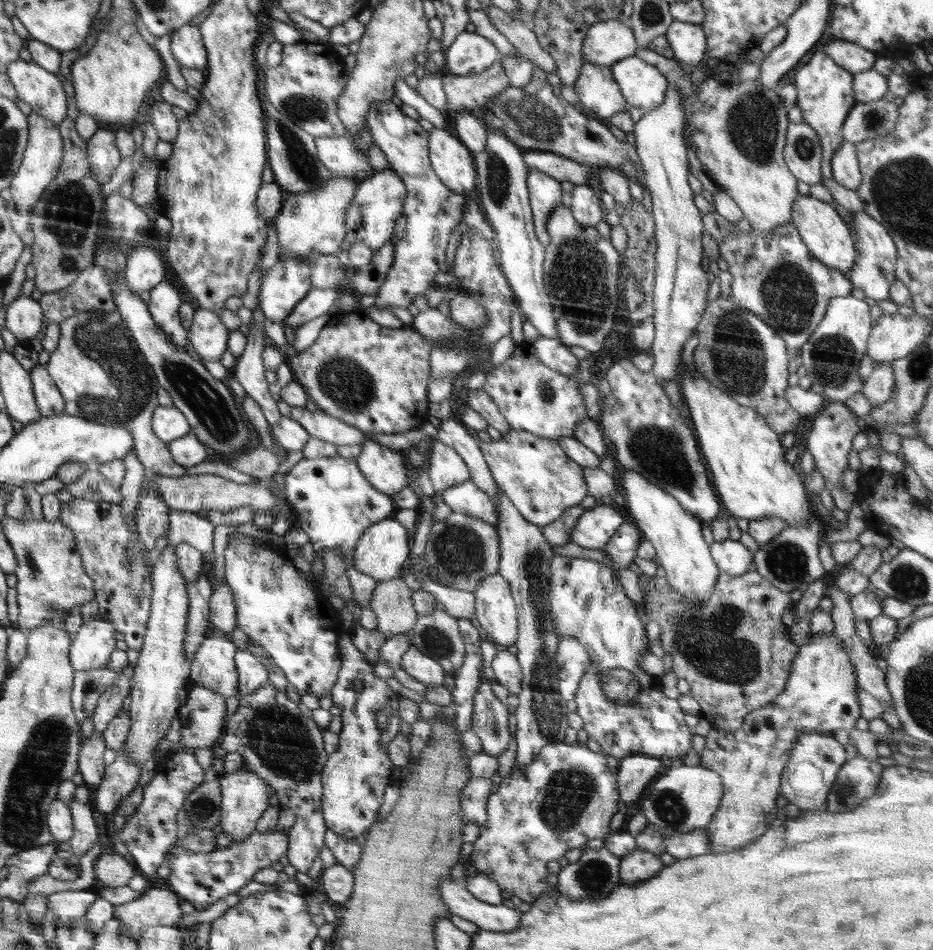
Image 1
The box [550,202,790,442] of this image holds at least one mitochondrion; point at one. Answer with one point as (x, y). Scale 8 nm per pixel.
(736, 359)

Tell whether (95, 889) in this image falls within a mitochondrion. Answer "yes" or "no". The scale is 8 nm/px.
no

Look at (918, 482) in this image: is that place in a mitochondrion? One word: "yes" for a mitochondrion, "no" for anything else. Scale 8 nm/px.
no

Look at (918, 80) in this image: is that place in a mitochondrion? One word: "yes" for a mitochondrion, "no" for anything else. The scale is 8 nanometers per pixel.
no

